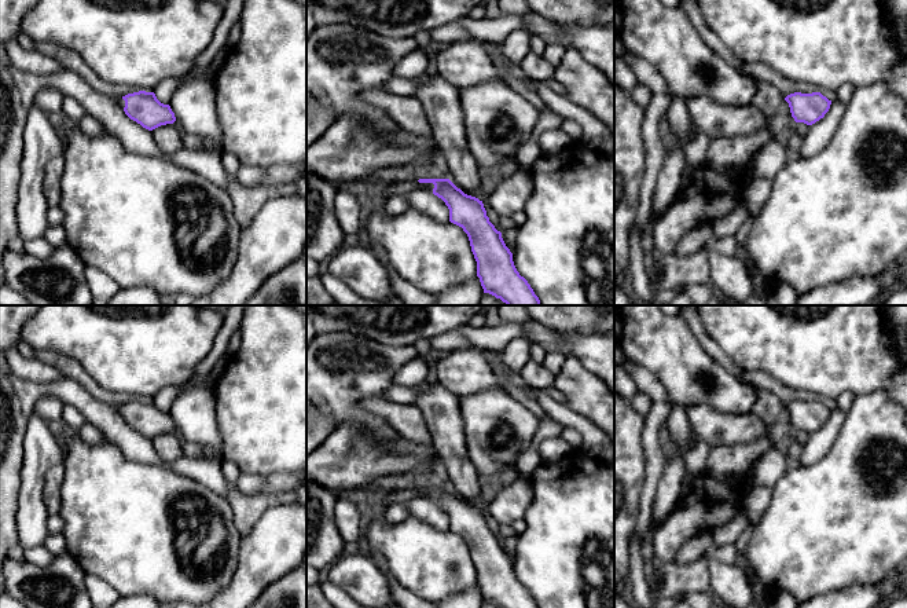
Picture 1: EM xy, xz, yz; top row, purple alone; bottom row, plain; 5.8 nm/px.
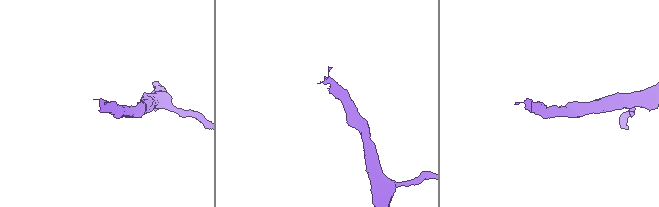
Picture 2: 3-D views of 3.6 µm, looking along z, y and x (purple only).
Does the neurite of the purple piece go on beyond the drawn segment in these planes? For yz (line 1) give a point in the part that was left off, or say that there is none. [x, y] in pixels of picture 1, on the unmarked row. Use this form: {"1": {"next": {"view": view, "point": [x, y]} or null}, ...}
{"1": {"next": null}}

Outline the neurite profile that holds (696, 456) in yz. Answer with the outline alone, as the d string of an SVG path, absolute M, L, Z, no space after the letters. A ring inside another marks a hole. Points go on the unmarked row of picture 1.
M695 437L693 443L682 451L686 466L684 477L682 481L682 495L686 495L690 491L690 480L694 476L699 476L705 472L709 451L709 446L699 437Z

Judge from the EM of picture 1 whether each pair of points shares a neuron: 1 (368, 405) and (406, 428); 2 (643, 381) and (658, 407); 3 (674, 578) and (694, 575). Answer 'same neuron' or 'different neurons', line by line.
1: same neuron
2: same neuron
3: same neuron

